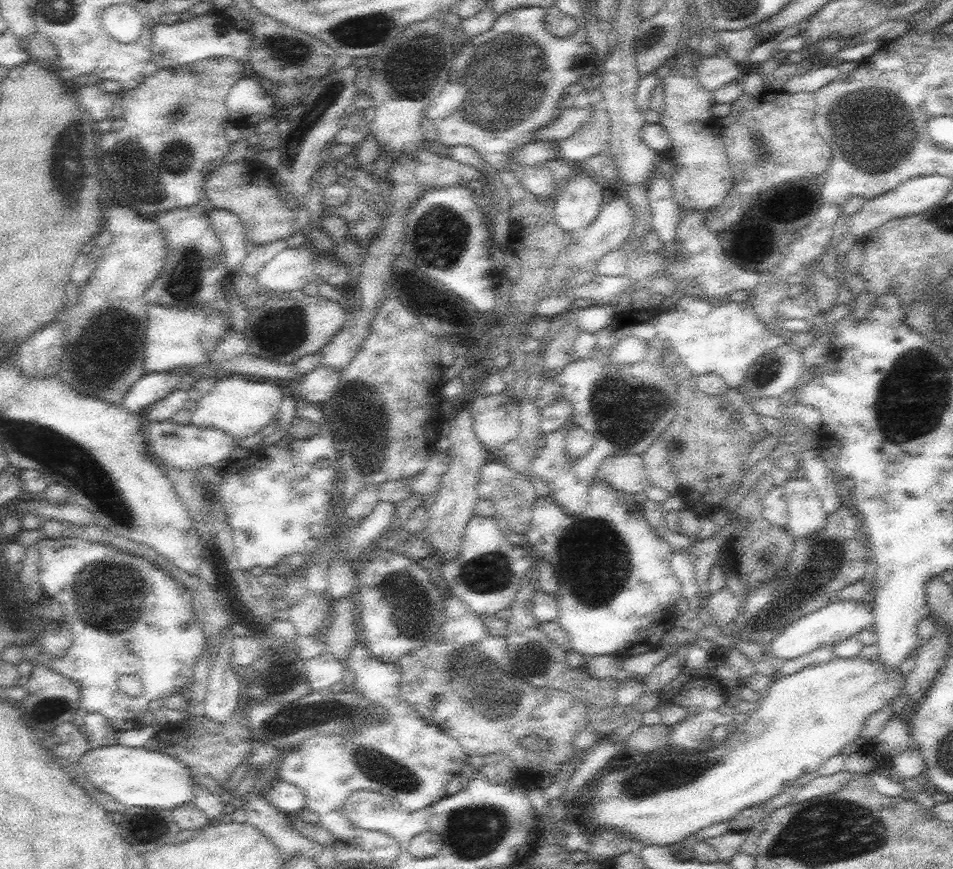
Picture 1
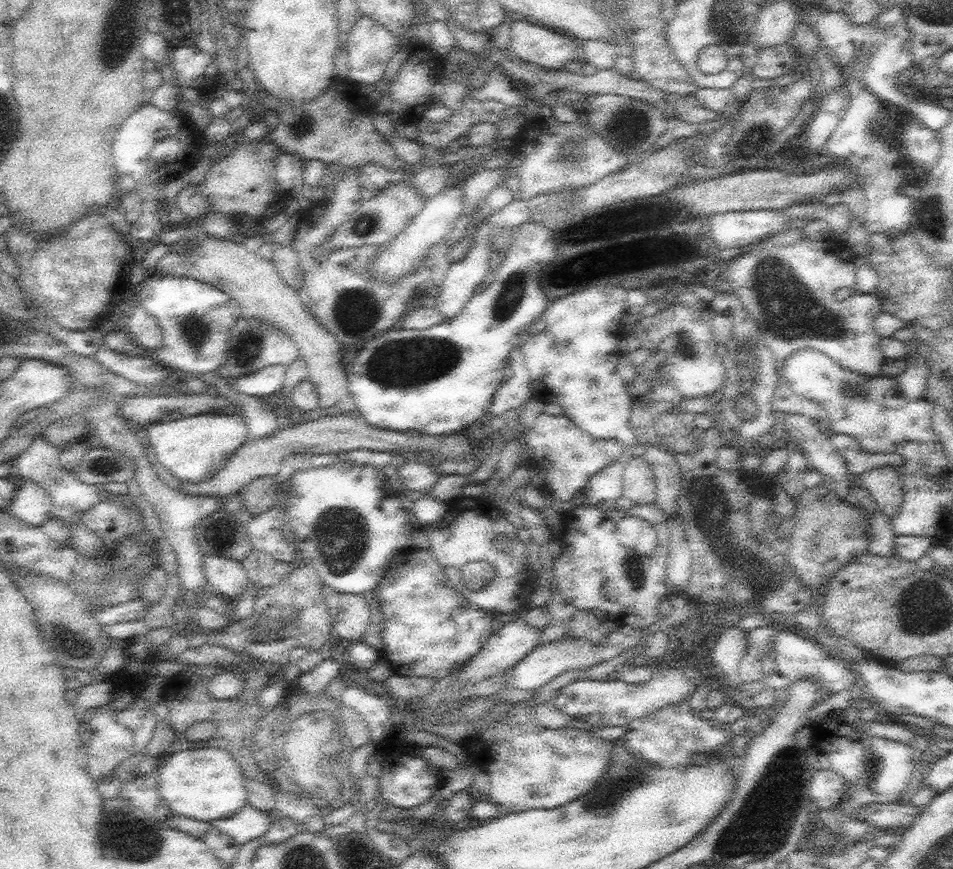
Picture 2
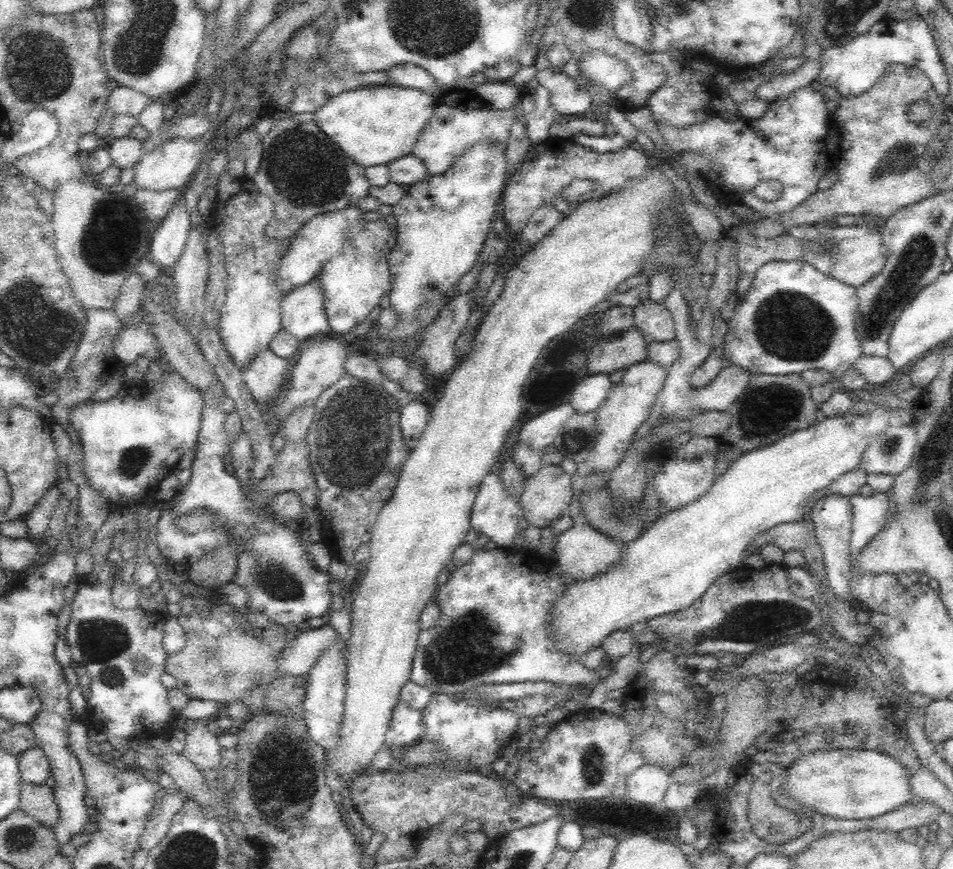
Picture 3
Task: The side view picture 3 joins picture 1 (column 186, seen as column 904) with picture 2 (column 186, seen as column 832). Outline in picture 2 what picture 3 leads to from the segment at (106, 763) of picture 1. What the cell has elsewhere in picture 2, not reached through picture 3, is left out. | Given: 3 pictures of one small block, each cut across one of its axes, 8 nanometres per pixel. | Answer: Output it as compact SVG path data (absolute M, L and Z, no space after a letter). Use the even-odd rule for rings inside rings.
M196 748L168 755L160 768L160 793L173 813L212 824L220 818L232 818L247 806L247 777L240 763L226 750Z

